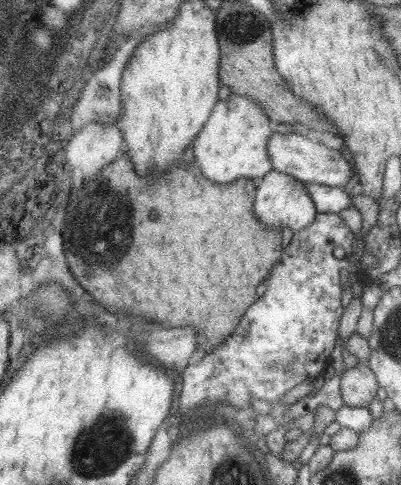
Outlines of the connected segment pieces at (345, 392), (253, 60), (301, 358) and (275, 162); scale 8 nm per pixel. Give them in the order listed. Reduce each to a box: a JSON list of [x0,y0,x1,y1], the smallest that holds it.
[[339,360,379,407],[215,1,338,134],[178,213,354,429],[266,132,353,187]]

